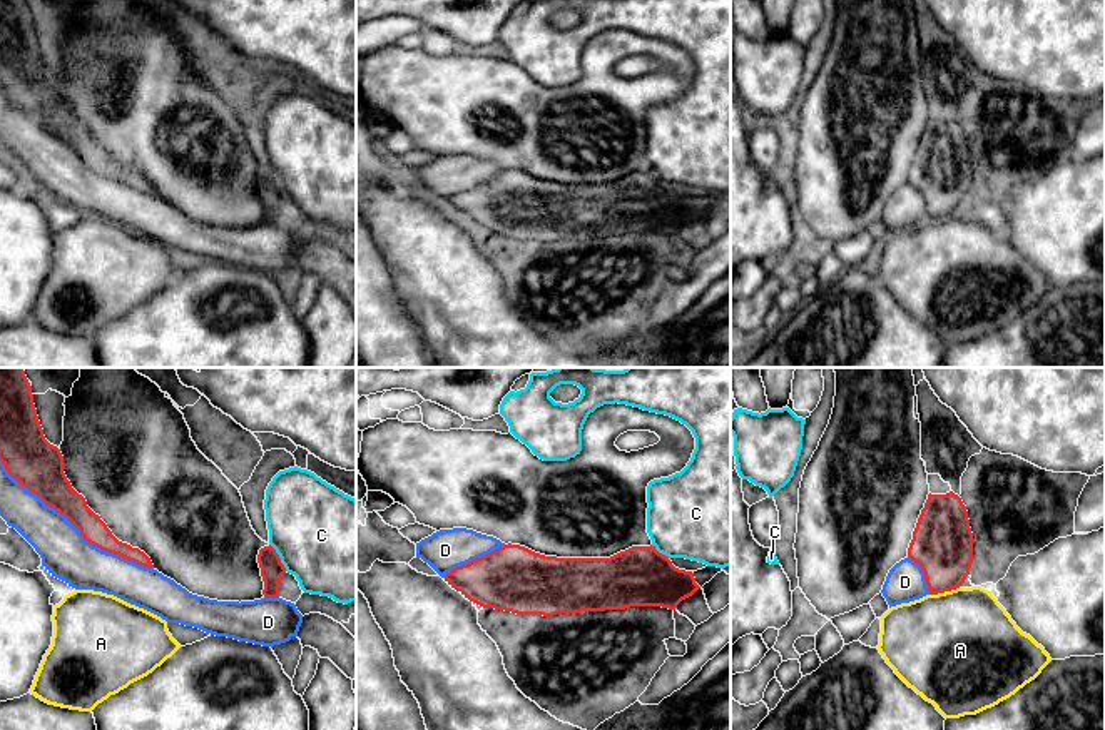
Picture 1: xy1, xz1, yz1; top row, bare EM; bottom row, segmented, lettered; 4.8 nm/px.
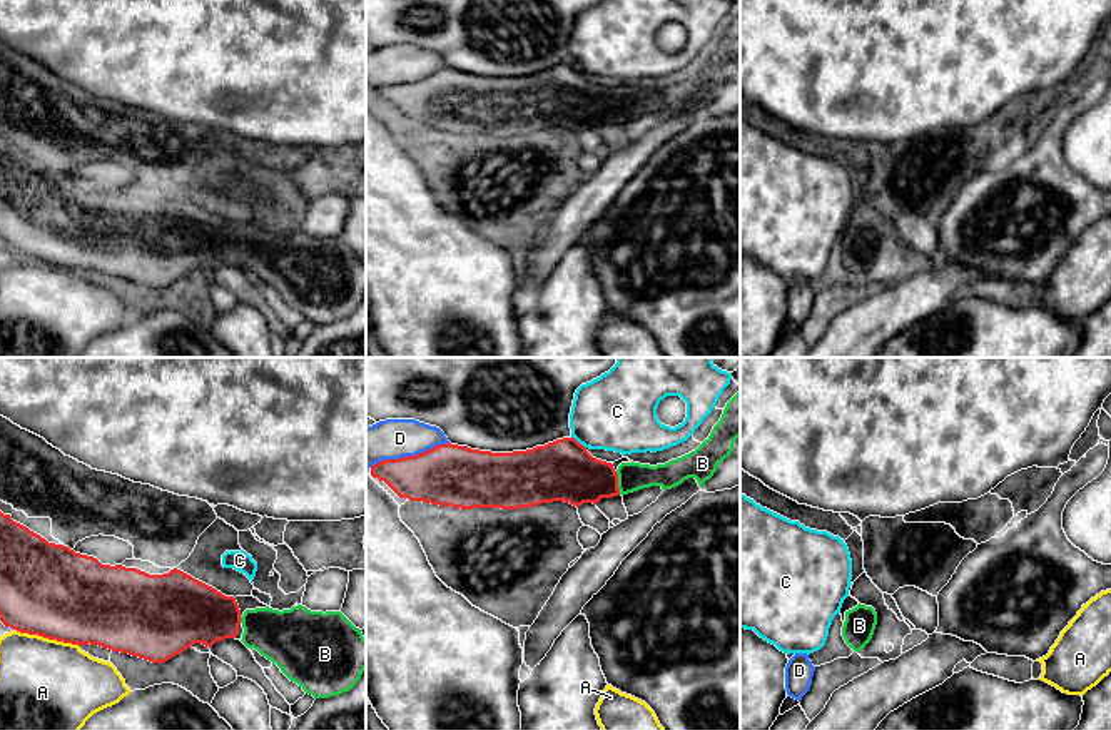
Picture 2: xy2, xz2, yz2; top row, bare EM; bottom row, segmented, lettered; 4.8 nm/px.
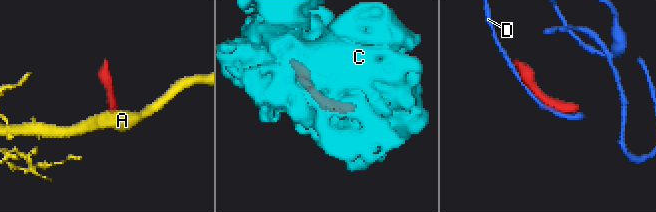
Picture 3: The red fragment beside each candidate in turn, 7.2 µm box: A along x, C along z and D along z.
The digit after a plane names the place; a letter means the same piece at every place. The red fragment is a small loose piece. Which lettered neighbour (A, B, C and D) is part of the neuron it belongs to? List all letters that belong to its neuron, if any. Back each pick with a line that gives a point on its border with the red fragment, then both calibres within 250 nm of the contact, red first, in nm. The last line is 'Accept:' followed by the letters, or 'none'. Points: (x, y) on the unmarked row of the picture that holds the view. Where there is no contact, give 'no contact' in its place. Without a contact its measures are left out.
B: contact xz2 (617, 109); calibres 280 and 140 nm
Accept: B

